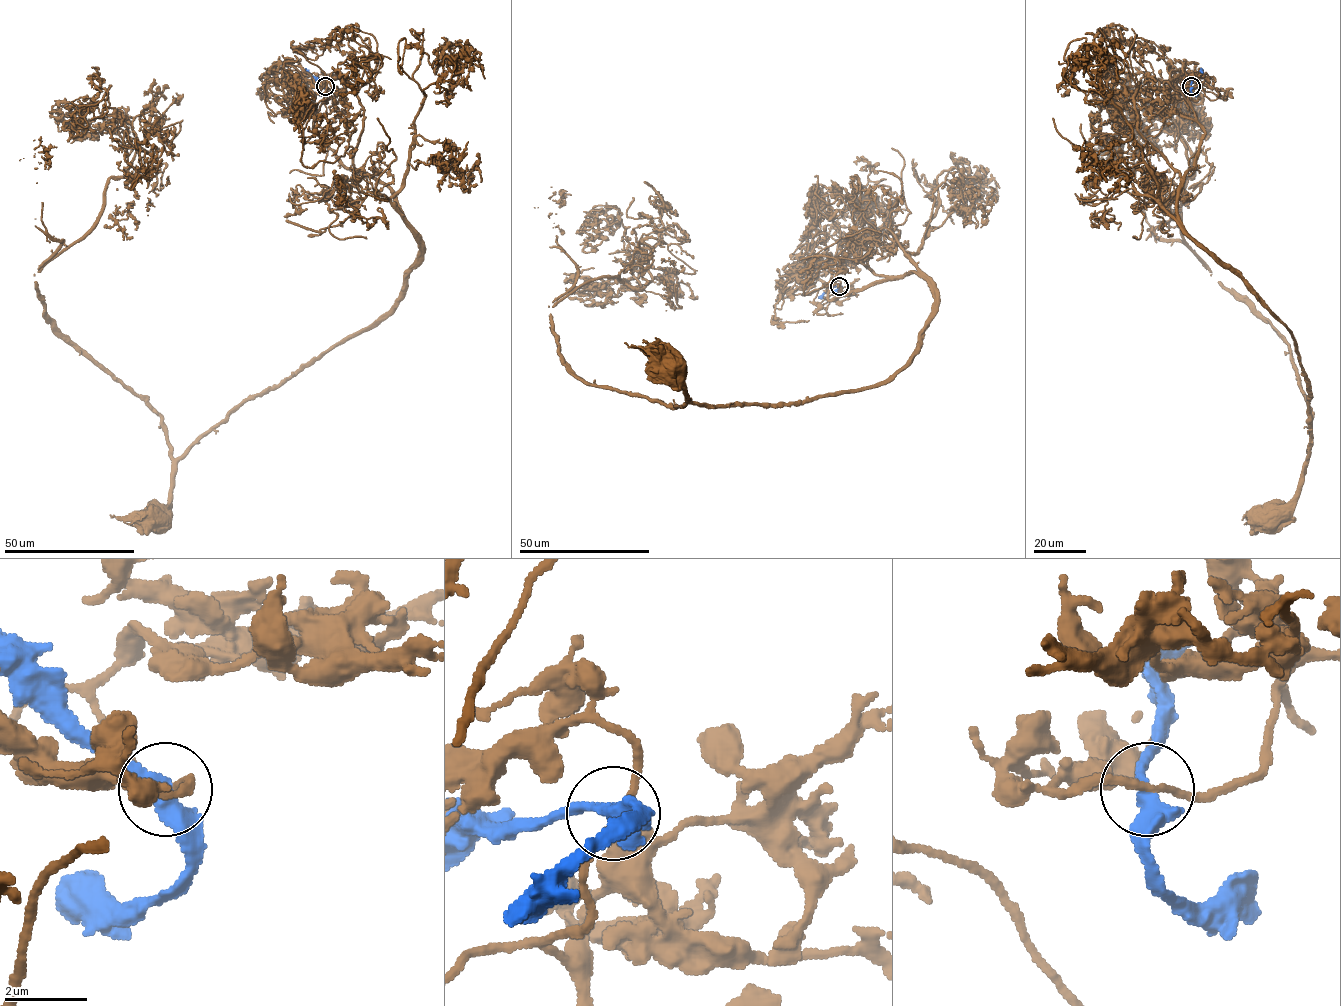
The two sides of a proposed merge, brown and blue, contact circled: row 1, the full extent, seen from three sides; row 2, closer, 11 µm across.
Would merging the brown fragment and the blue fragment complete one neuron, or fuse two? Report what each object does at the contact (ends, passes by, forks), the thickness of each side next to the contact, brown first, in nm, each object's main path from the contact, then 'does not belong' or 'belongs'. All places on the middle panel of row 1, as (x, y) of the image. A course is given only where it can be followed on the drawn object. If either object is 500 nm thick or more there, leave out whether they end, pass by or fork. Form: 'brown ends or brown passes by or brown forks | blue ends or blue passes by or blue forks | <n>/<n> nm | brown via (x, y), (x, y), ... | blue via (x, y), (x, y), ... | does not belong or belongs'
brown passes by | blue passes by | 170/400 nm | brown via (839, 287), (815, 304), (932, 287), (880, 383), (695, 404), (674, 369) | blue via (839, 286), (831, 287), (818, 298) | does not belong

